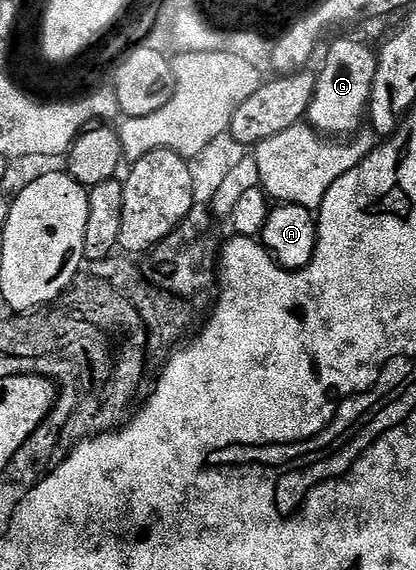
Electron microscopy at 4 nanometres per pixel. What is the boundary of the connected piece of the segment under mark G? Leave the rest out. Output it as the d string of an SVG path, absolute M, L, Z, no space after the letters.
M348 37L336 40L329 47L320 71L317 70L315 93L306 116L315 130L340 137L343 136L340 134L351 134L361 126L359 123L371 102L373 79L377 75L377 54L374 47Z

